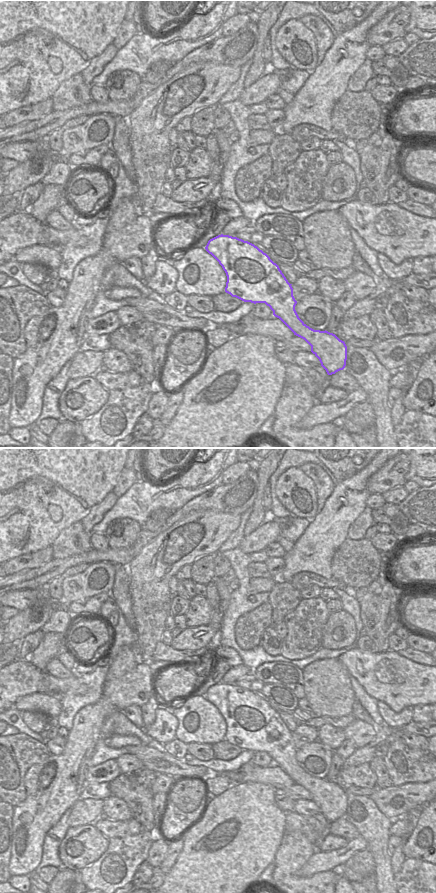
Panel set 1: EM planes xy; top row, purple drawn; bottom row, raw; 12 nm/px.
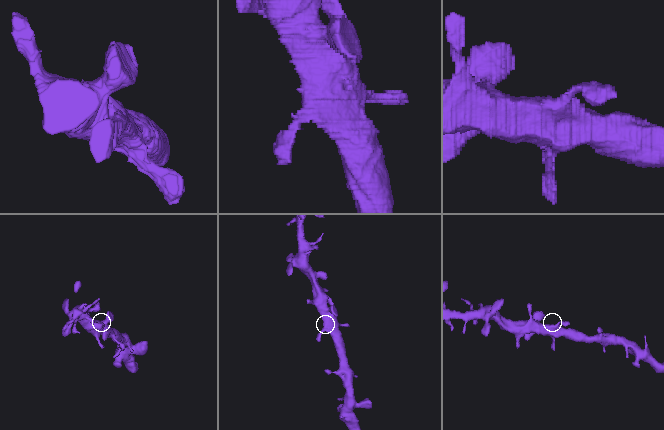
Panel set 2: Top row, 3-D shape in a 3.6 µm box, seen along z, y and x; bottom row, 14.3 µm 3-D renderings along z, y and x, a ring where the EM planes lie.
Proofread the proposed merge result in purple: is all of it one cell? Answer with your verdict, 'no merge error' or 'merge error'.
no merge error

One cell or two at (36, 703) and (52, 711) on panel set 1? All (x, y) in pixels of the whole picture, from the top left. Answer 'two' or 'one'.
one

